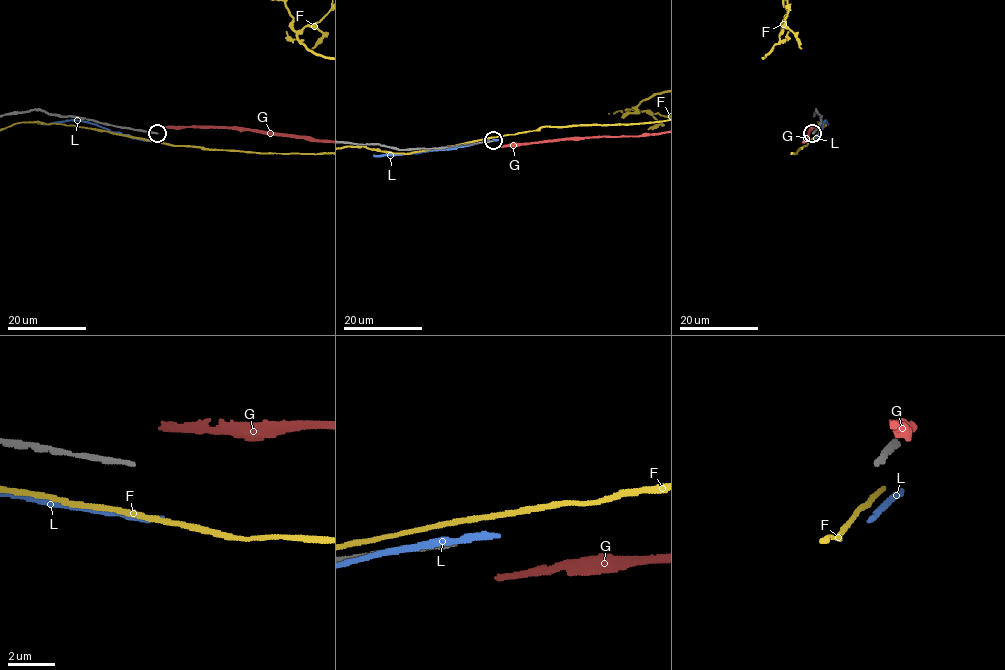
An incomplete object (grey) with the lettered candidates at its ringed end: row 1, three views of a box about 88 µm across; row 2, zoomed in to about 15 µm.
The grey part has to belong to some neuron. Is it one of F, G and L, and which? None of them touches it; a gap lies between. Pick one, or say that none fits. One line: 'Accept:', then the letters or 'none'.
Accept: none

